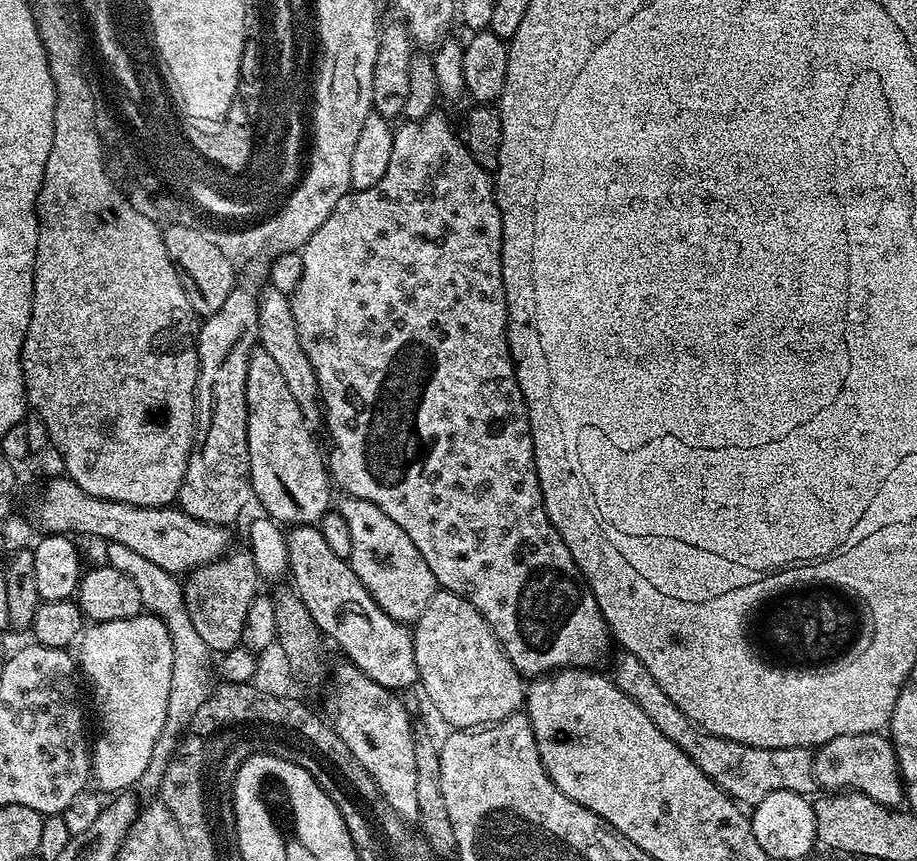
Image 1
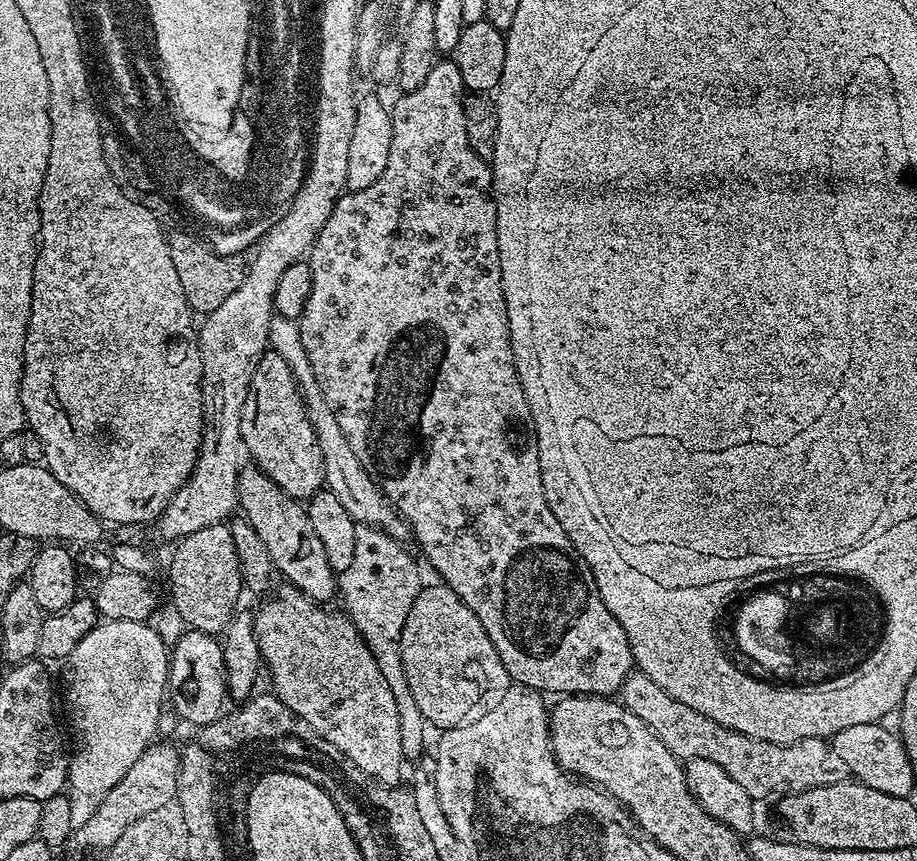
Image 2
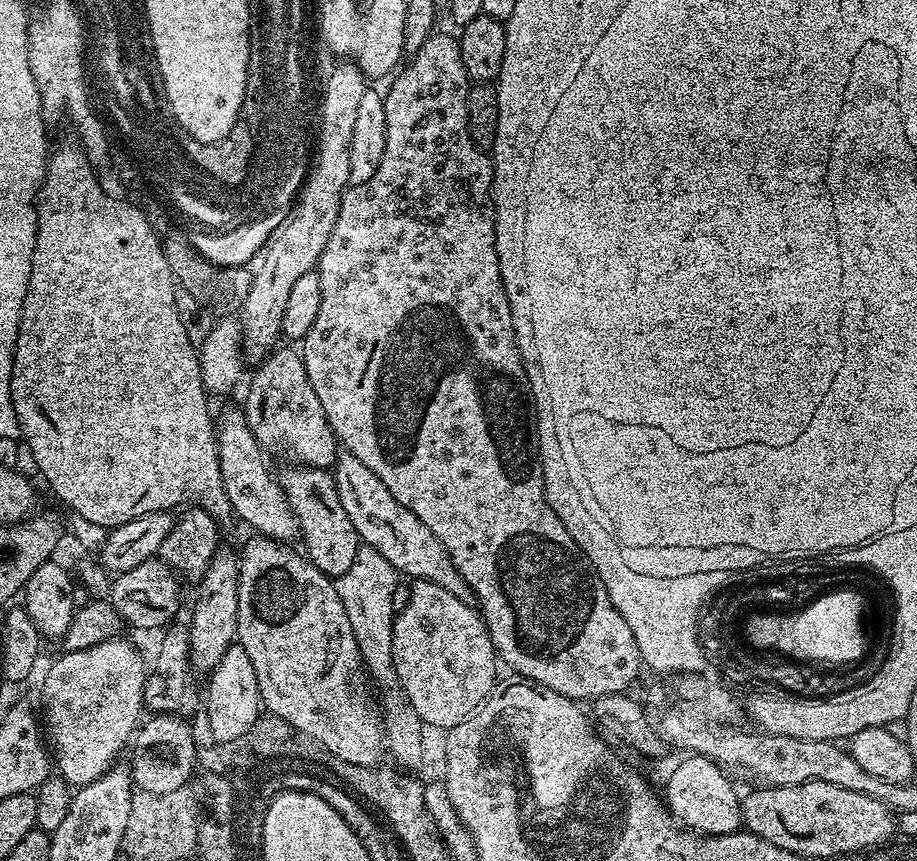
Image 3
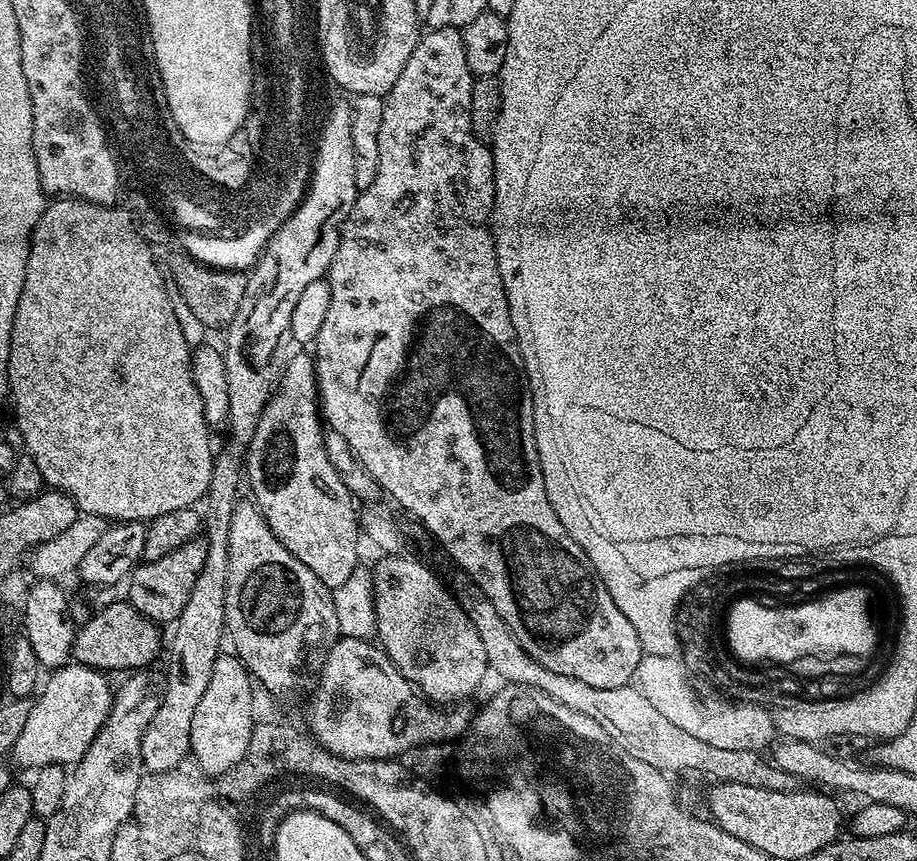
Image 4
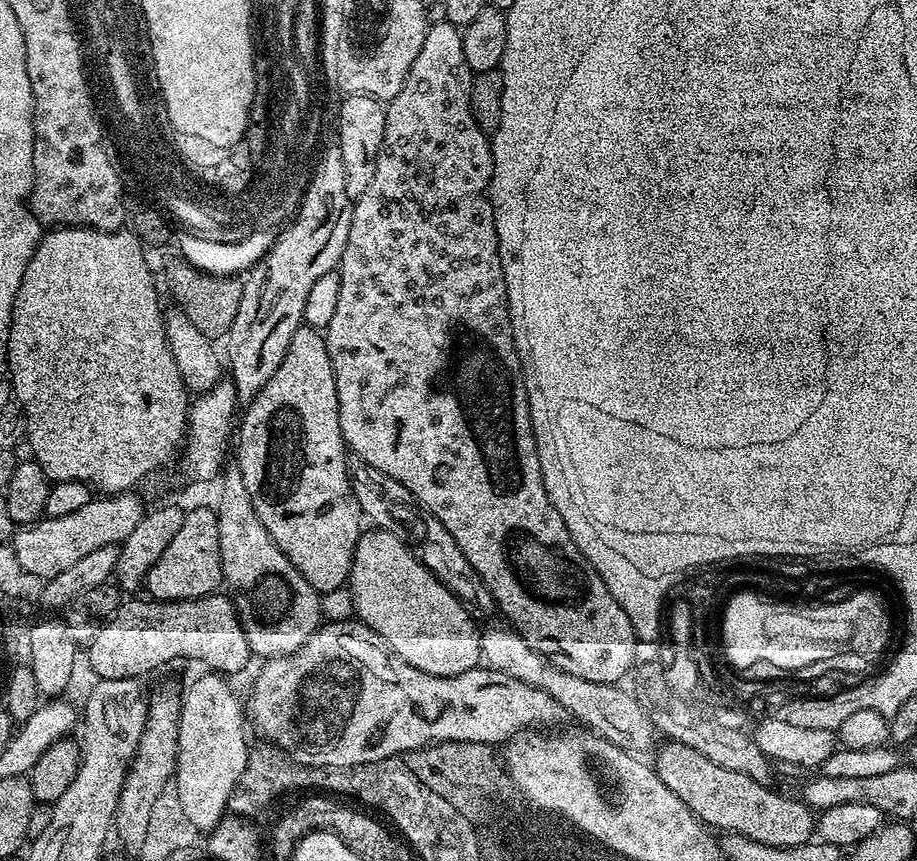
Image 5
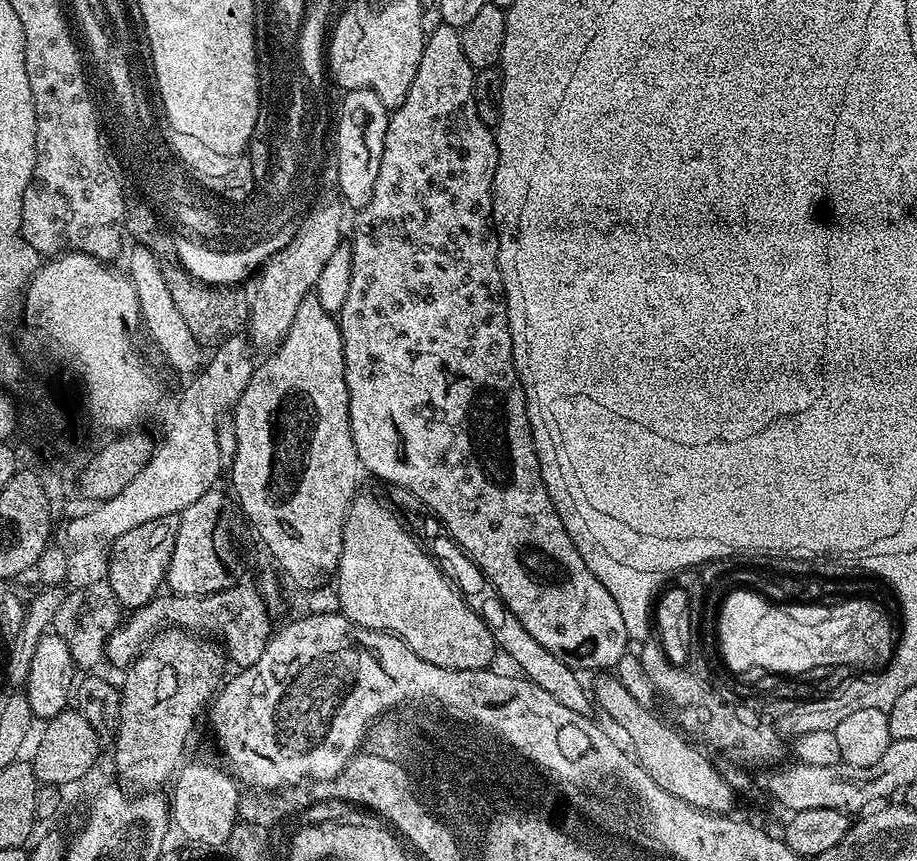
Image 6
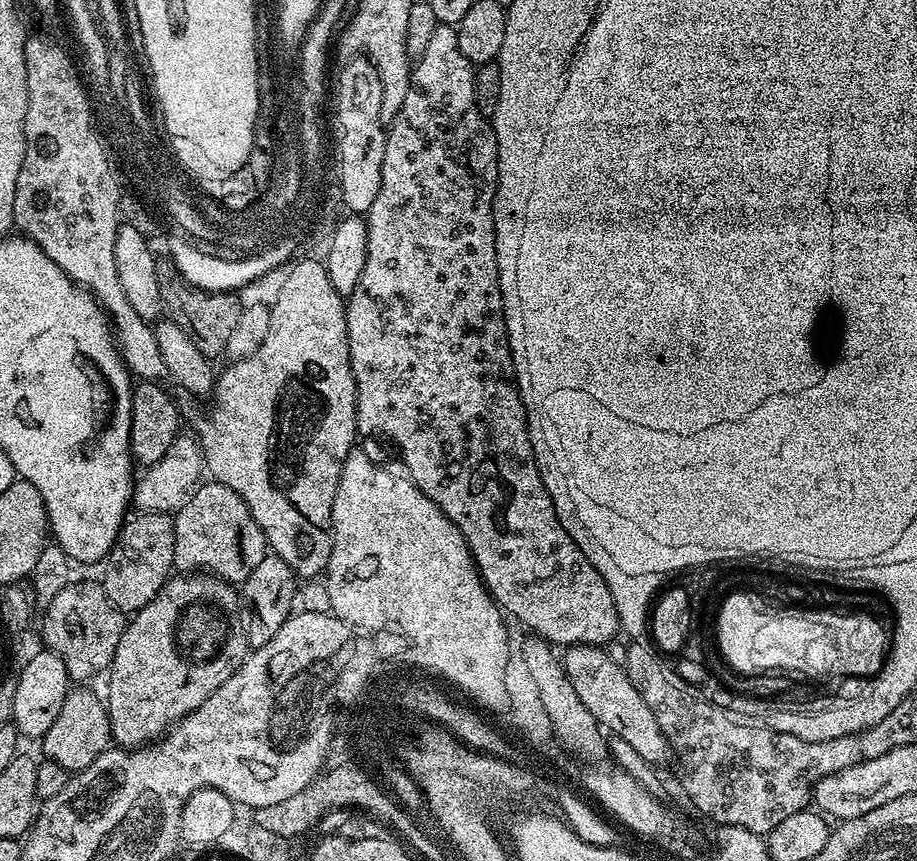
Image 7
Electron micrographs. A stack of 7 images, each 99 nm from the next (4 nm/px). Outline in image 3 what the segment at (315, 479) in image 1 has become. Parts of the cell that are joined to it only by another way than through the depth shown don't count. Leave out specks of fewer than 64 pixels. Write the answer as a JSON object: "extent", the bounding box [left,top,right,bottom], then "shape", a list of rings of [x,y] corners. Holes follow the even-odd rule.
{"extent":[242,347,338,469],"shape":[[[277,347],[259,361],[248,384],[242,411],[254,438],[266,450],[289,452],[295,463],[310,468],[331,469],[338,455],[338,441],[314,386],[310,386],[303,355],[295,347]]]}

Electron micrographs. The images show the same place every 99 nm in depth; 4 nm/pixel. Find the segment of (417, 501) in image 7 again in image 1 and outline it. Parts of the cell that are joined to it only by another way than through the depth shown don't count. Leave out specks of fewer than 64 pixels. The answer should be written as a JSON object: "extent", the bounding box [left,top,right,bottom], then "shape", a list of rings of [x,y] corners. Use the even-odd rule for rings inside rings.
{"extent":[411,590,526,730],"shape":[[[437,590],[430,598],[426,610],[422,610],[420,617],[414,621],[411,629],[412,641],[414,642],[414,662],[418,662],[418,674],[420,675],[419,687],[424,687],[432,708],[445,720],[452,724],[456,730],[471,730],[485,724],[495,724],[498,720],[505,720],[507,716],[515,716],[525,707],[526,684],[520,672],[506,658],[494,630],[462,598],[453,592]]]}

